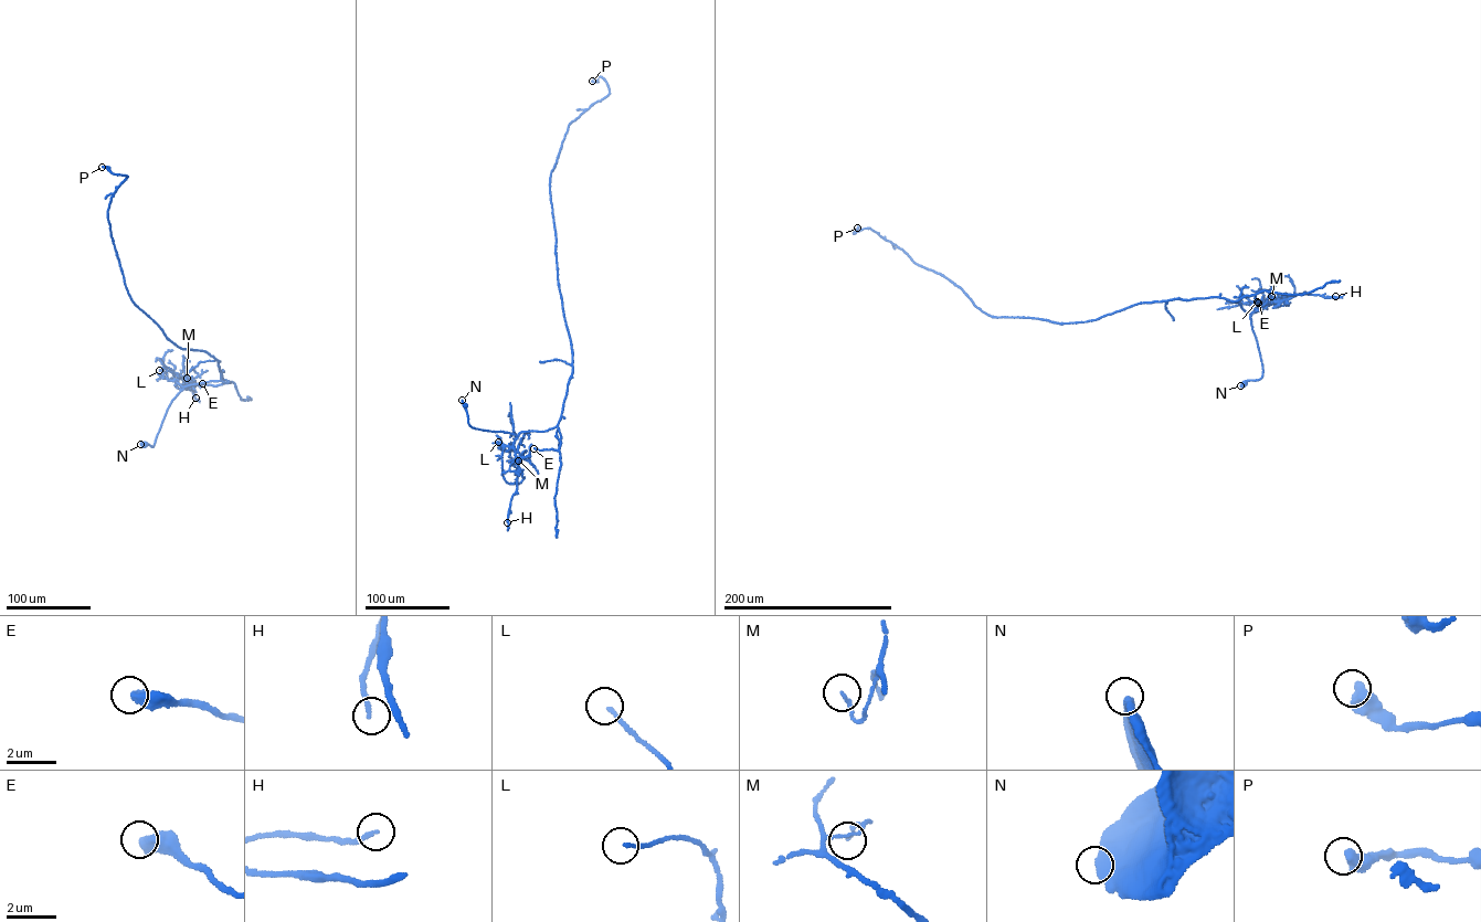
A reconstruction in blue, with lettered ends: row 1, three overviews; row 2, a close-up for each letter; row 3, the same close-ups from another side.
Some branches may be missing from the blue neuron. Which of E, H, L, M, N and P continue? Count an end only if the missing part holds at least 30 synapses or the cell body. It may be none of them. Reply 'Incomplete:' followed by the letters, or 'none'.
Incomplete: none

